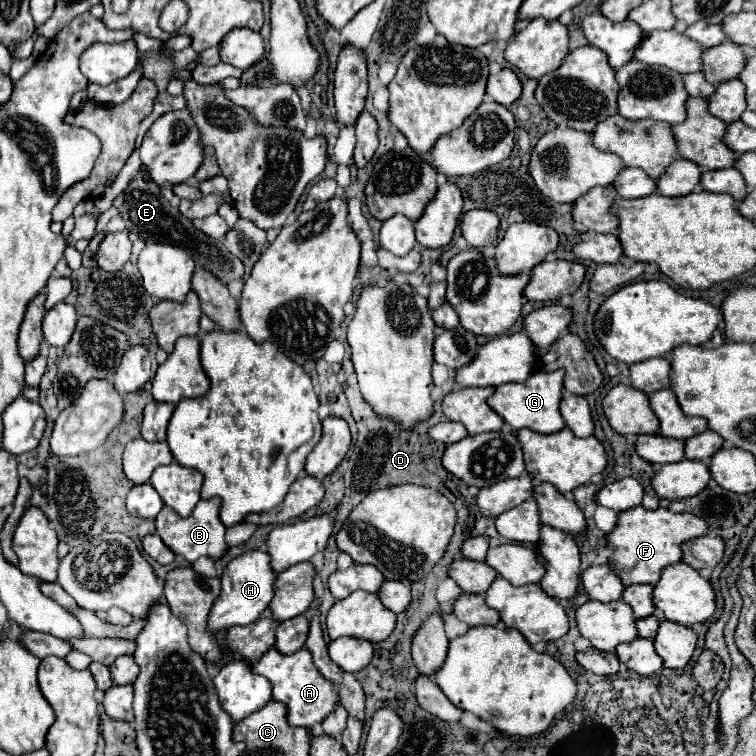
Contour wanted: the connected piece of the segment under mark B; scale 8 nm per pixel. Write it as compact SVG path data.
M211 498L211 500L199 500L195 510L183 518L179 516L175 510L171 510L169 506L165 506L157 520L157 534L161 536L161 540L175 552L185 556L189 562L195 562L199 556L209 556L209 558L219 558L225 550L225 526L219 520L219 508L221 508L221 498Z

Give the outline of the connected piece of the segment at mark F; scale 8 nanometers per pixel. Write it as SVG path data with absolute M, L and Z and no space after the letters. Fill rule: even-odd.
M635 506L627 512L619 514L617 528L607 534L607 542L615 546L615 554L611 562L619 572L625 586L631 584L650 584L655 586L661 578L661 570L665 566L677 564L683 560L683 542L709 534L709 524L701 516L691 512L675 514L667 508L645 510L643 506Z

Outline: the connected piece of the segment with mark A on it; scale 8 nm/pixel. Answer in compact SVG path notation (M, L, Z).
M271 648L271 652L267 652L257 664L253 664L253 670L273 684L273 698L287 706L287 720L291 726L313 728L315 724L321 724L331 712L335 712L335 708L341 704L337 684L331 684L331 680L327 680L315 668L311 652L307 648L301 648L299 652L289 656Z

